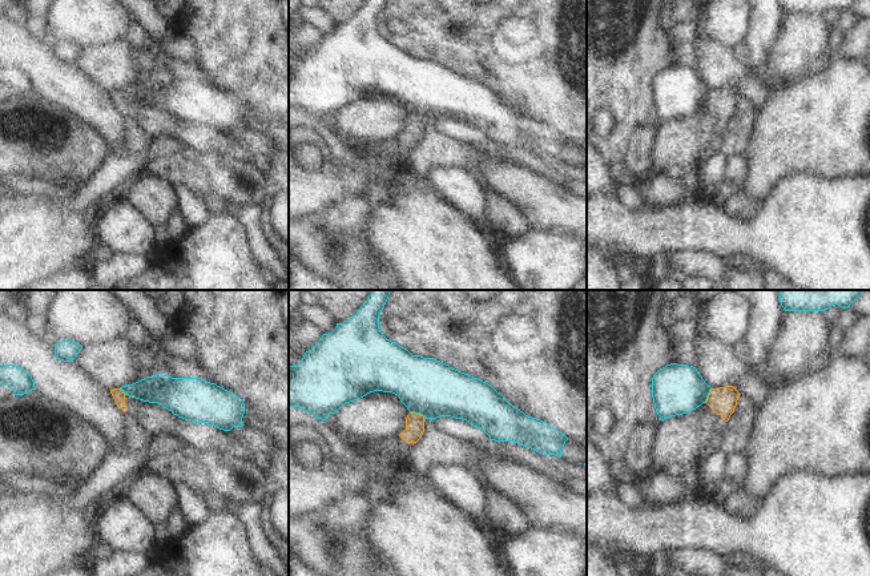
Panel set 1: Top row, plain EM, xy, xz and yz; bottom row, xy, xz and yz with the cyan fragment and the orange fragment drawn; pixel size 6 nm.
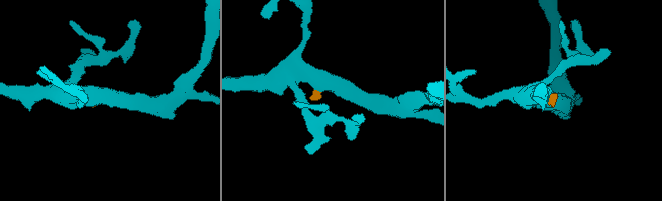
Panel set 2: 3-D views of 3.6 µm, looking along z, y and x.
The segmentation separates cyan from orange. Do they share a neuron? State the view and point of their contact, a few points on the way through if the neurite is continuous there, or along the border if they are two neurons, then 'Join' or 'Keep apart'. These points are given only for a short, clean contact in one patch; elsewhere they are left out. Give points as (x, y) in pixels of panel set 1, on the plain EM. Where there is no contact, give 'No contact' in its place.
Touches cyan at xz (418, 115). Boundary: xz (410, 113), (425, 119). Keep apart.

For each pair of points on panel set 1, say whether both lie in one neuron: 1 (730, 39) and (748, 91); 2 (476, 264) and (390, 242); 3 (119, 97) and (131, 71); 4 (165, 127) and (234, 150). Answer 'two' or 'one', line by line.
1: two
2: one
3: two
4: one

